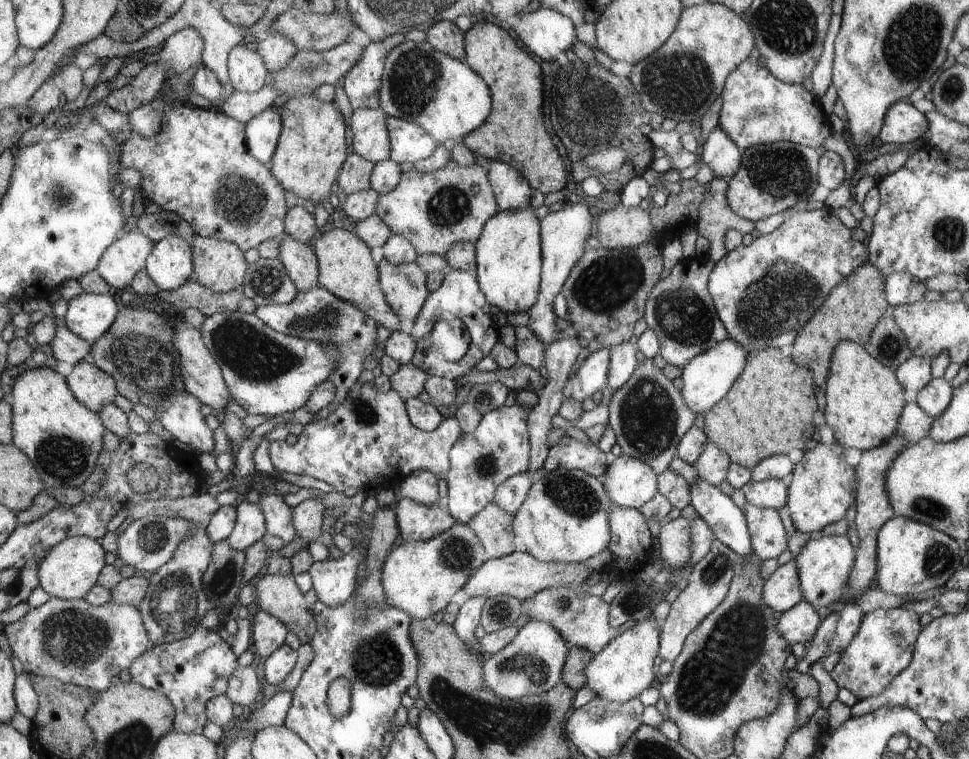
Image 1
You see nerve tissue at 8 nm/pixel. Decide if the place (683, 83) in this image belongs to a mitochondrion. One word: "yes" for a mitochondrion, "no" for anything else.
yes

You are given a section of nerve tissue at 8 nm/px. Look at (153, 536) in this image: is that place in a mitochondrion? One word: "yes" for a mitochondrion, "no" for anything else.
yes

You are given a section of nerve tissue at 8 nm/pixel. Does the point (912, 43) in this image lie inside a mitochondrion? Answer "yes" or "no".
yes

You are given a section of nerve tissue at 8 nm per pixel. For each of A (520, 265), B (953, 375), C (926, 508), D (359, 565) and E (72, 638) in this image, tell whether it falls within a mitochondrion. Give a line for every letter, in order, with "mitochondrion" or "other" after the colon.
A: other
B: other
C: mitochondrion
D: other
E: mitochondrion

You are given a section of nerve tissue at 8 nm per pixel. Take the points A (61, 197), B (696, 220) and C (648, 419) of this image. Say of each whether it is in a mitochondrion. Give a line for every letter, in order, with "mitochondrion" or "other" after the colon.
A: mitochondrion
B: other
C: mitochondrion

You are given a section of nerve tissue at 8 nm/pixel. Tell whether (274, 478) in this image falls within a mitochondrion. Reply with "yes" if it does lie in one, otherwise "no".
no

